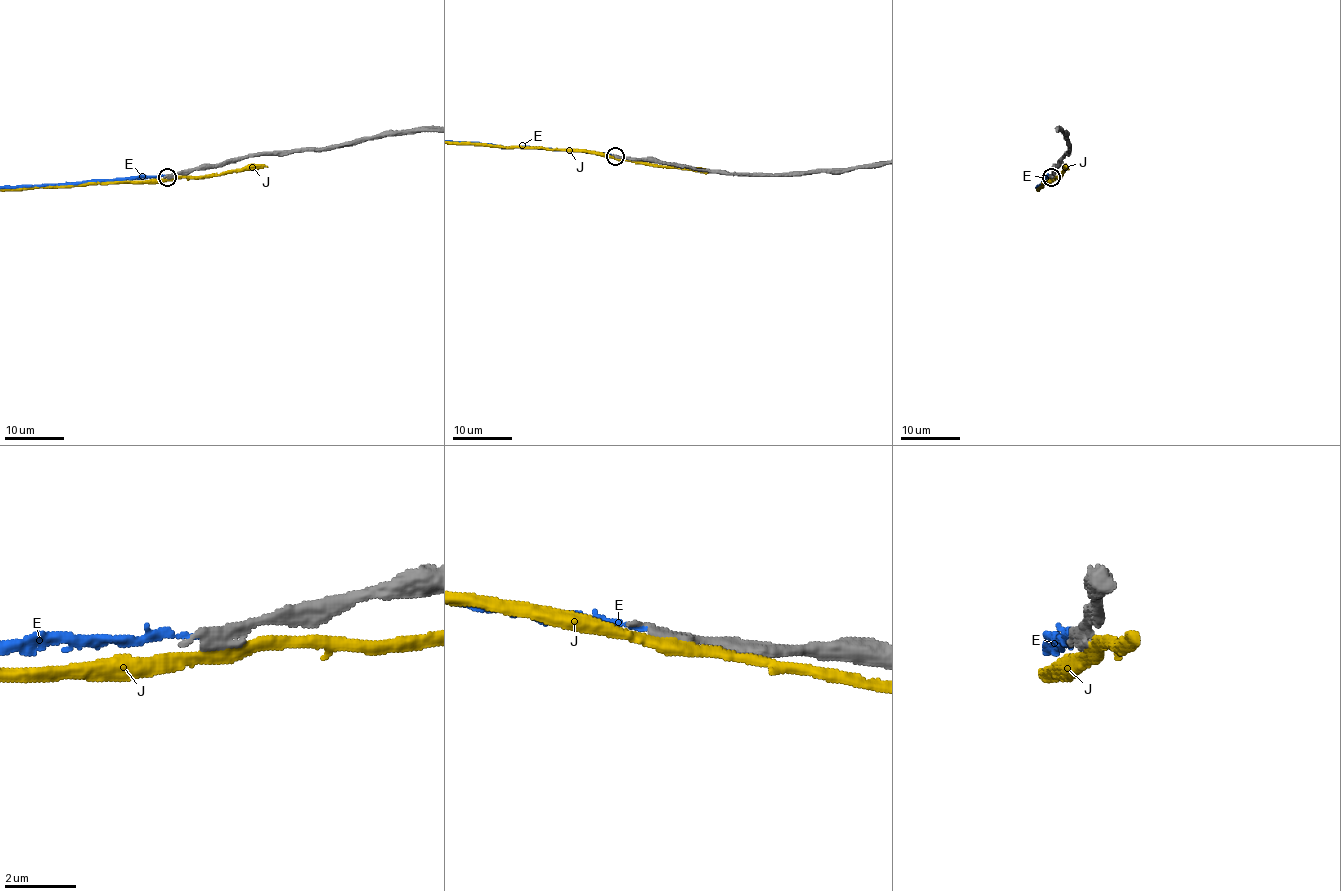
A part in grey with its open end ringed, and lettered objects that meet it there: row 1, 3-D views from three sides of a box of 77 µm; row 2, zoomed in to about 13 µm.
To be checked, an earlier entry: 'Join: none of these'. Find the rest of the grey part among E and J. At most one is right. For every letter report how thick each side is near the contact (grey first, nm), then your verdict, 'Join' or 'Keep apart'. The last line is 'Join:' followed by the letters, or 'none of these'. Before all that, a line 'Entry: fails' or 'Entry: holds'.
Entry: holds
E: Thickness 360 nm (grey) against 120 nm. Keep apart
J: Thickness 300 nm (grey) against 320 nm. Keep apart
Join: none of these

